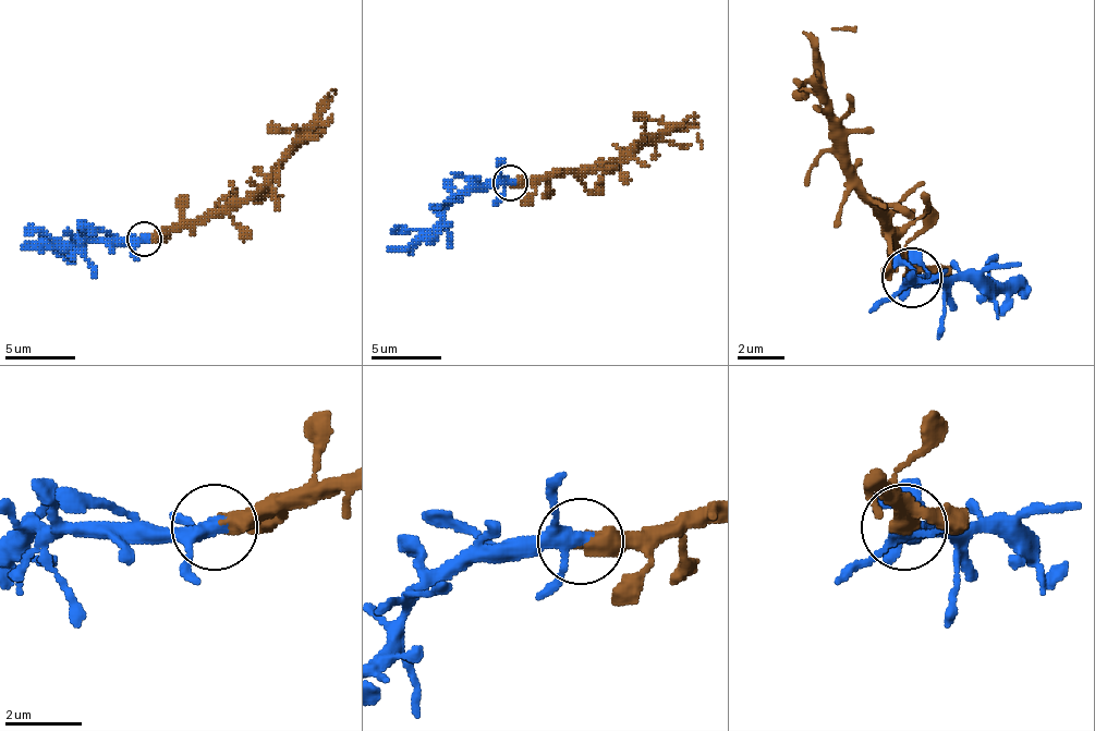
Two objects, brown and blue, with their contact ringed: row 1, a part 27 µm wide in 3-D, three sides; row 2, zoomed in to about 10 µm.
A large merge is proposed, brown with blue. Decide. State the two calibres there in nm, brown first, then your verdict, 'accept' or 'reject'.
500 nm thick on the brown side, 280 nm on the other; accept

